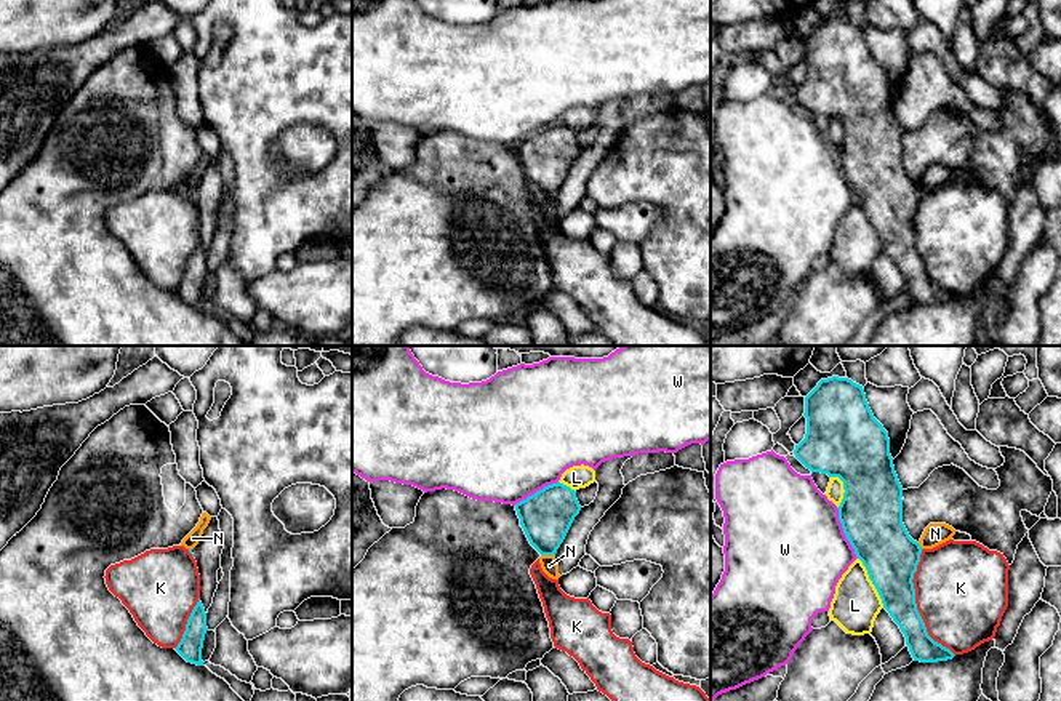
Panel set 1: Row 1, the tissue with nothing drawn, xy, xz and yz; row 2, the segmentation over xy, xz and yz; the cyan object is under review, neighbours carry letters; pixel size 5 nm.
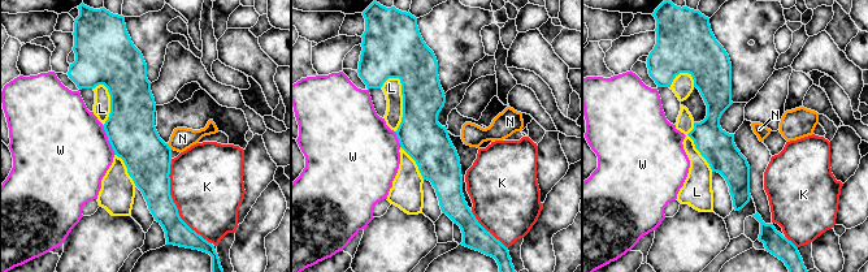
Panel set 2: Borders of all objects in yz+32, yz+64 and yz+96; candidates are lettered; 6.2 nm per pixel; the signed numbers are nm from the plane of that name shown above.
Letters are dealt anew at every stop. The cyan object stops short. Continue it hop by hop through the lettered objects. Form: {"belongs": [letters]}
{"belongs": []}

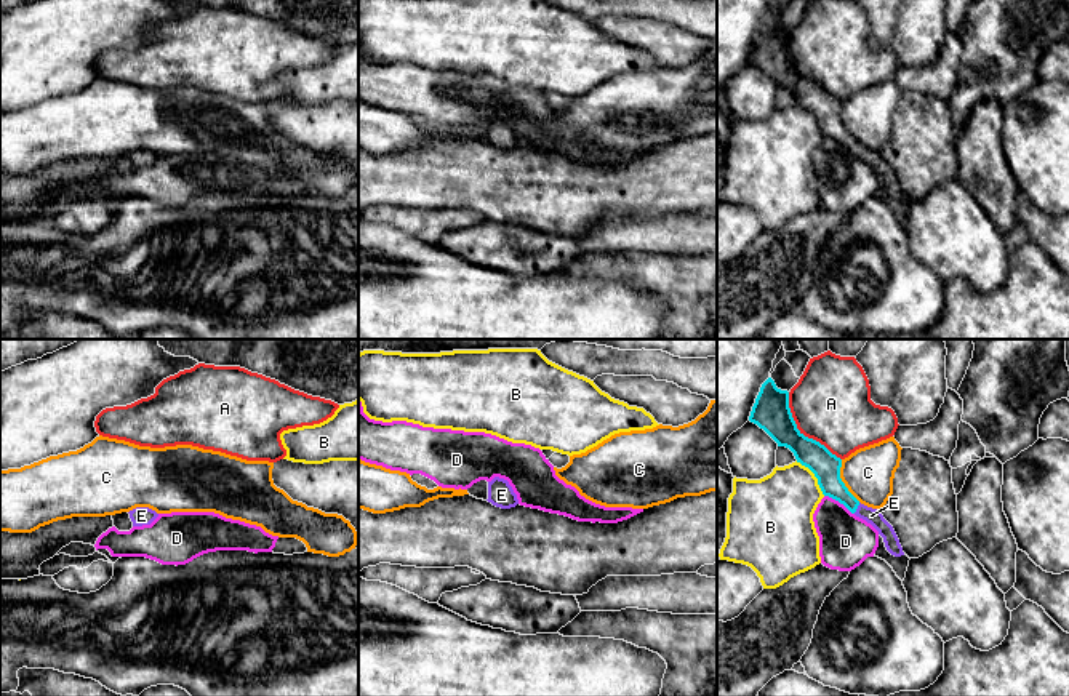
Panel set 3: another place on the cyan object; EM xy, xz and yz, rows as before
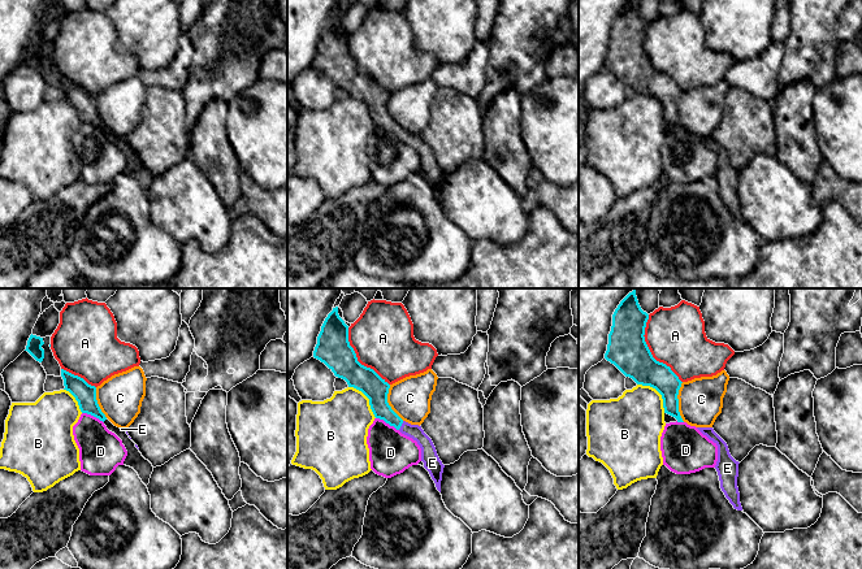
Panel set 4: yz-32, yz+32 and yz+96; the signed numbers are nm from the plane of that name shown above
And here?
{"belongs": ["E"]}

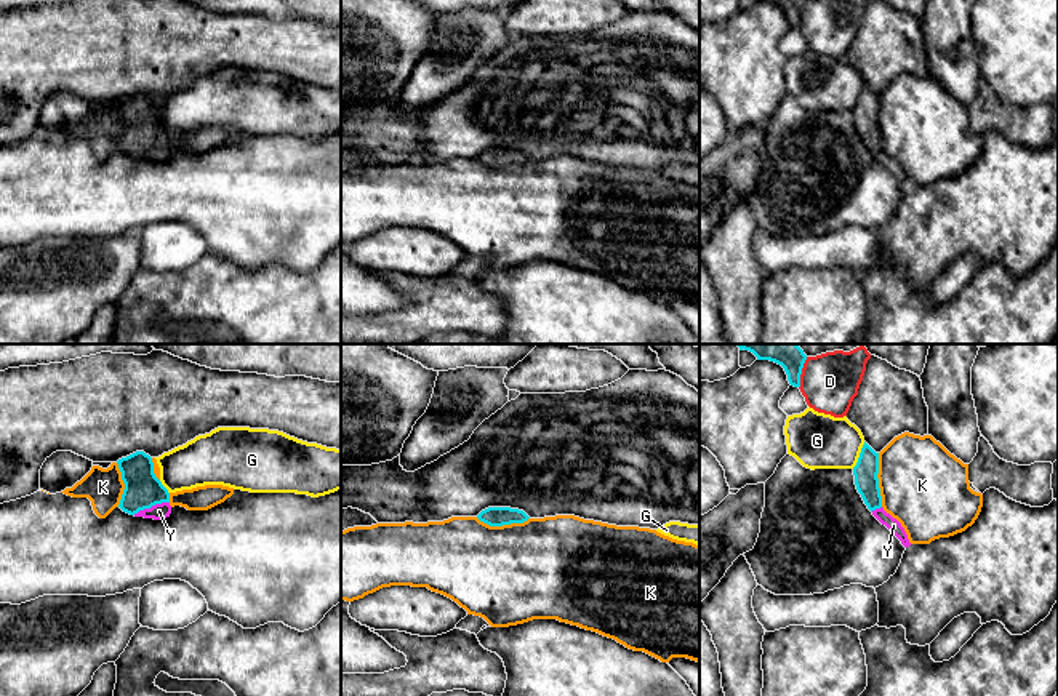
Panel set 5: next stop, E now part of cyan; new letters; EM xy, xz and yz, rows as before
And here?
{"belongs": ["Y"]}

